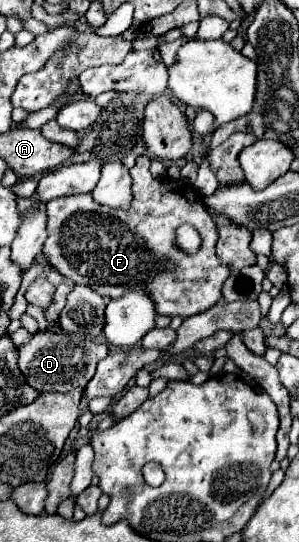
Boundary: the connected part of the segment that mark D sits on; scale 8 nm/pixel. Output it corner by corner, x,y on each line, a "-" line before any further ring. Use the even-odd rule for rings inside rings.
38,331
26,345
18,349
18,369
26,377
28,385
34,387
36,391
66,393
74,385
86,387
86,383
94,377
98,361
102,361
106,355
108,355
108,345
78,339
74,333

